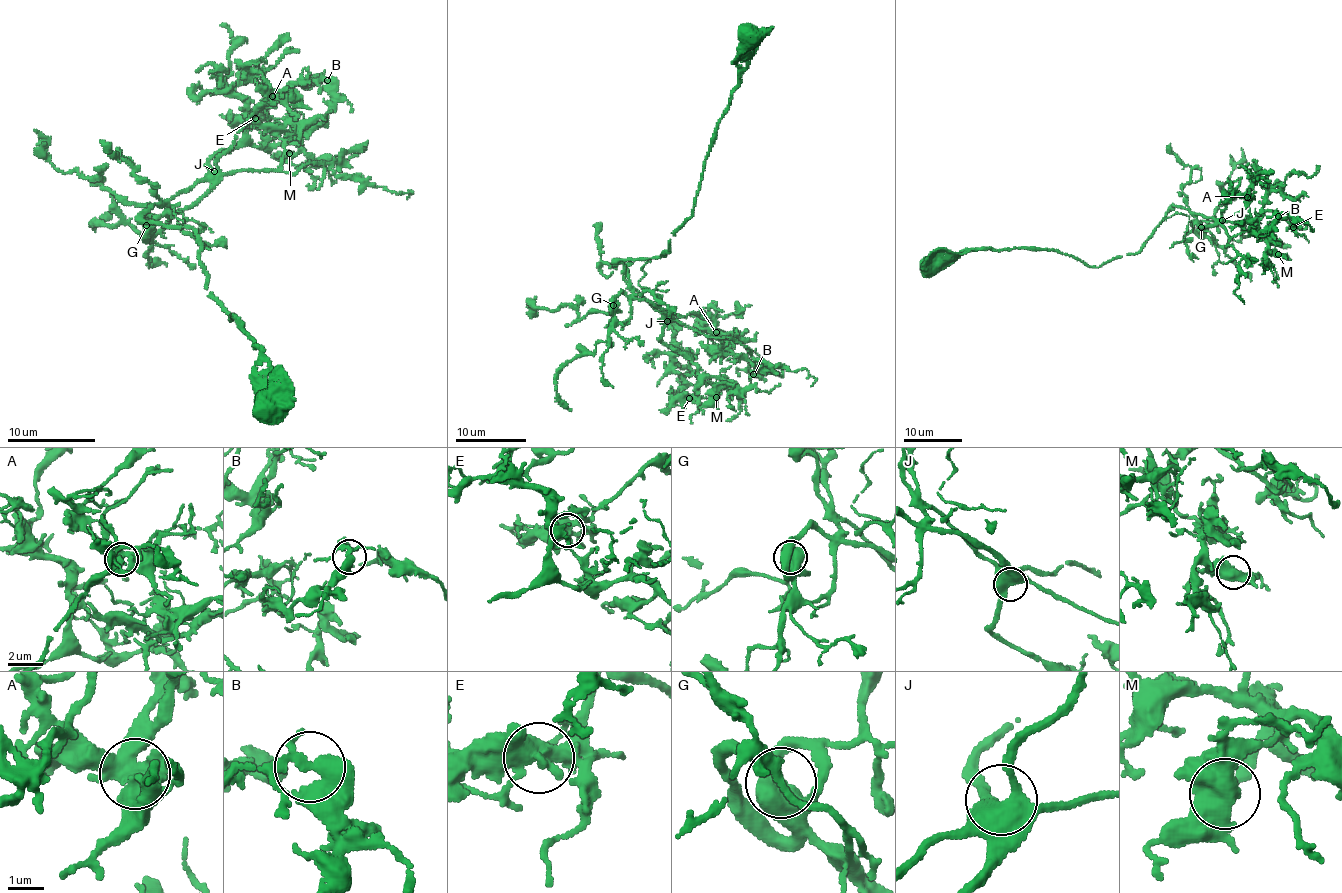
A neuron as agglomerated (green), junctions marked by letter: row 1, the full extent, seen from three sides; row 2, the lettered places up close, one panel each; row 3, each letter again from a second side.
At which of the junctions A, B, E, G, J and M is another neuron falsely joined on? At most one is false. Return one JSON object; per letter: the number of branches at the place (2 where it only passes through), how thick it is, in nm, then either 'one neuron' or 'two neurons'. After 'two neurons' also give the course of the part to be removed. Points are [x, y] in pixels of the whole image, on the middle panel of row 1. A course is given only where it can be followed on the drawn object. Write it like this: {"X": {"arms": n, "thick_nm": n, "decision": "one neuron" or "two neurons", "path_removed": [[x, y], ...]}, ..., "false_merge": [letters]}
{"A": {"arms": 3, "thick_nm": 480, "decision": "one neuron"}, "B": {"arms": 3, "thick_nm": 320, "decision": "one neuron"}, "E": {"arms": 3, "thick_nm": 500, "decision": "one neuron"}, "G": {"arms": 3, "thick_nm": 480, "decision": "one neuron"}, "J": {"arms": 3, "thick_nm": 480, "decision": "one neuron"}, "M": {"arms": 3, "thick_nm": 550, "decision": "one neuron"}, "false_merge": []}

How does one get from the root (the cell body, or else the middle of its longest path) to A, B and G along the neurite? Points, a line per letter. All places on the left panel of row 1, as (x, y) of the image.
A: (266, 405), (261, 348), (207, 289), (193, 228), (142, 219), (152, 204), (208, 180), (272, 96)
B: (266, 405), (261, 348), (207, 289), (193, 228), (142, 216), (196, 183), (275, 169), (330, 113), (327, 80)
G: (266, 405), (261, 348), (207, 289), (193, 228), (144, 222), (160, 202), (167, 210), (147, 234), (146, 224)

